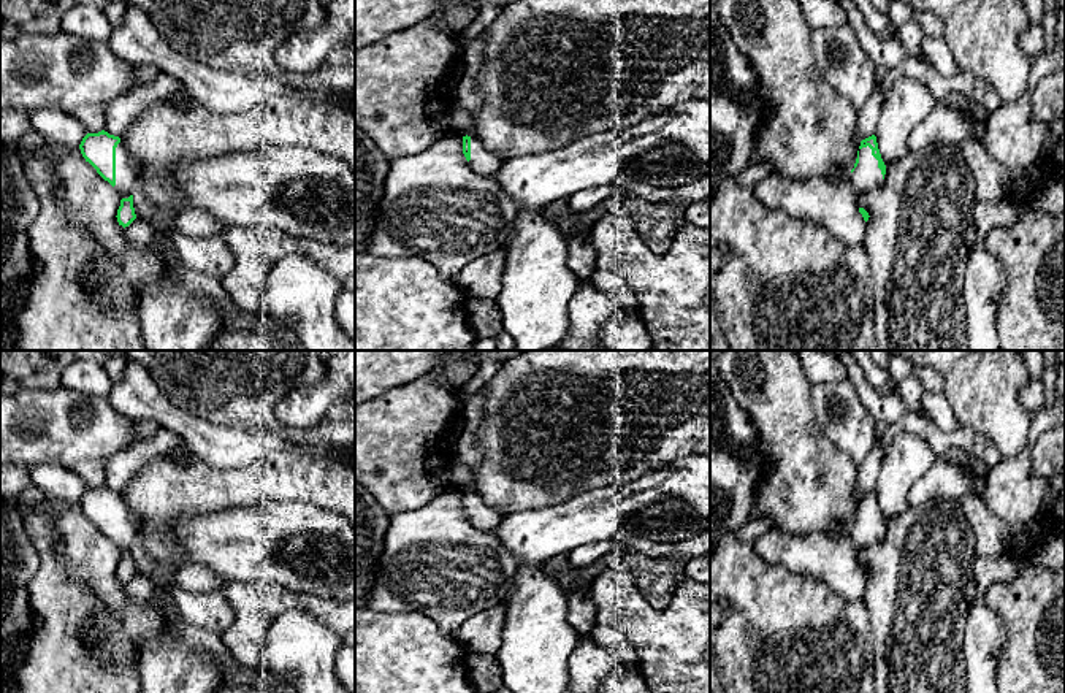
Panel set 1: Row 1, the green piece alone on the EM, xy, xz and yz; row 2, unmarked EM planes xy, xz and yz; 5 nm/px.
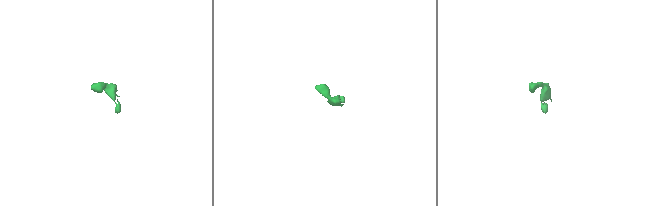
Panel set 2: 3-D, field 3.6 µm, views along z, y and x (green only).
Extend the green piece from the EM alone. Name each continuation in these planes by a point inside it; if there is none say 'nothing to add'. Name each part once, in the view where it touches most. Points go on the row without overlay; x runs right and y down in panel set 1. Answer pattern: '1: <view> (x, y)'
1: yz (866, 532)

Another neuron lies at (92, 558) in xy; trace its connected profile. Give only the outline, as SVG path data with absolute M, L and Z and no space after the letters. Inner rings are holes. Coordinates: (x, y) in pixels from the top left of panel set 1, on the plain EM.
M82 511L43 514L62 544L62 558L70 574L81 582L106 614L106 625L98 628L94 620L82 620L76 634L87 644L103 641L108 647L122 645L136 653L162 633L162 614L151 601L133 599L117 577L120 549L105 536Z

